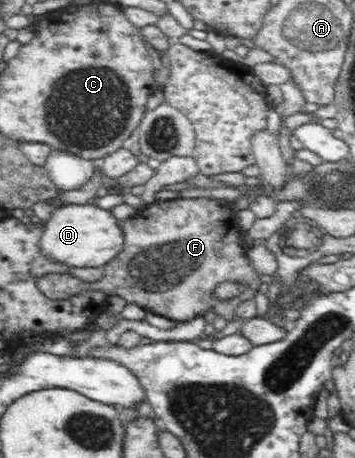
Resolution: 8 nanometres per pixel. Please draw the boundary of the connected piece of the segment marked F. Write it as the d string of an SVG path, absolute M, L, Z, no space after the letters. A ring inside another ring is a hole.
M212 196L198 198L179 197L178 199L155 200L151 205L142 207L140 210L138 210L135 216L132 218L119 221L119 226L122 228L123 233L123 250L118 256L111 259L105 266L103 266L103 276L100 277L100 279L97 279L97 281L94 282L82 282L82 279L78 279L78 277L70 275L69 273L45 274L42 275L41 278L37 279L37 288L46 297L54 300L70 301L74 297L80 297L80 294L86 291L100 291L104 292L104 294L108 296L120 295L120 297L126 299L127 302L138 303L138 305L142 306L147 312L151 312L156 315L162 315L162 311L166 311L166 309L162 309L162 305L170 305L170 313L164 313L163 316L178 322L200 317L206 311L210 310L215 313L215 316L219 315L228 322L236 321L240 318L236 315L236 308L240 305L240 303L242 303L242 301L254 299L255 295L259 291L262 281L260 279L260 273L253 268L251 261L249 261L249 257L247 257L248 245L246 245L243 240L243 238L246 236L246 231L243 231L241 227L238 226L238 222L236 222L236 211L231 208L231 206L232 203ZM229 279L232 279L234 282L246 282L246 284L248 284L248 291L244 291L244 293L240 294L239 296L229 300L224 300L222 302L220 302L220 300L216 300L216 298L212 298L213 290L216 288L216 285L219 285L224 281L229 281Z

